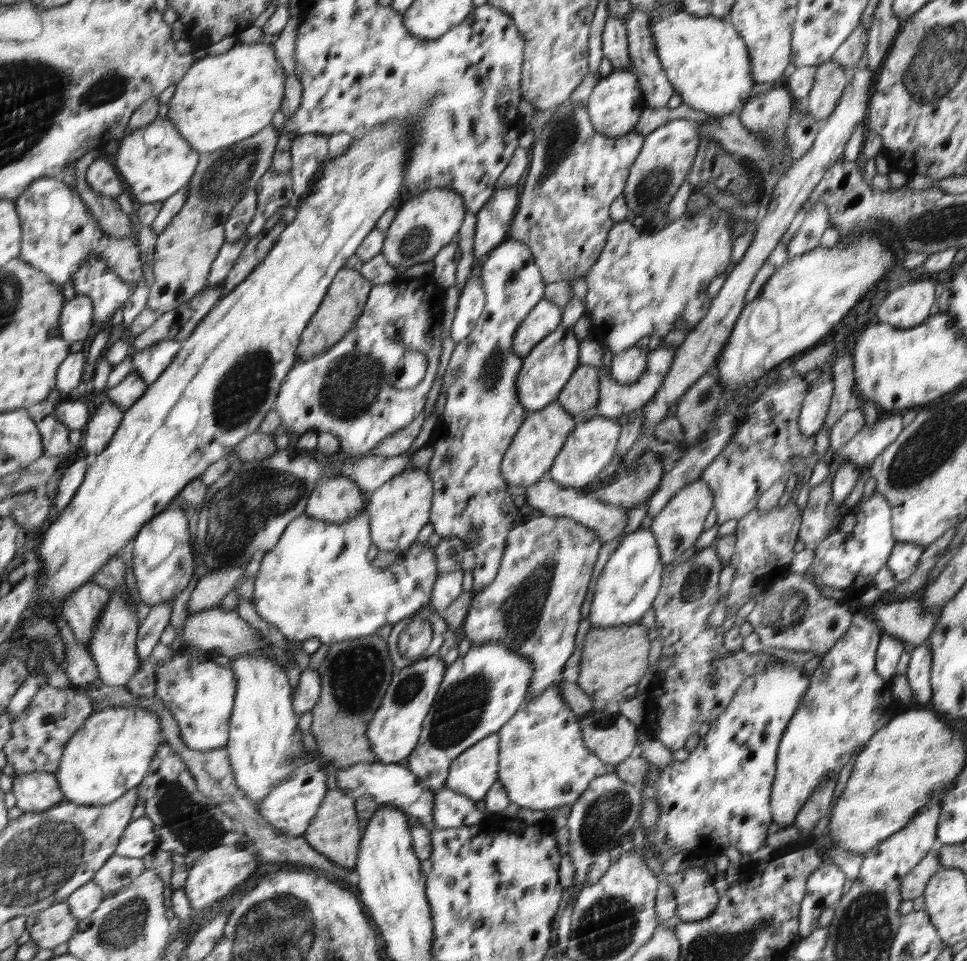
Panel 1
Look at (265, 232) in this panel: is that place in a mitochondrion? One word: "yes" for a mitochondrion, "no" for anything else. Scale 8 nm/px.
no

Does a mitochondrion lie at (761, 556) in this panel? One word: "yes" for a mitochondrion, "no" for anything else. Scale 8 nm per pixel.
no

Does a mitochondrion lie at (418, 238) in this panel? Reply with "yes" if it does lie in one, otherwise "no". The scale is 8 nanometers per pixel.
yes

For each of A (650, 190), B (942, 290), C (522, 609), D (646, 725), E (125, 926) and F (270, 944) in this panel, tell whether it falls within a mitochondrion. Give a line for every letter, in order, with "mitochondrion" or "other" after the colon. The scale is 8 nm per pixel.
A: mitochondrion
B: other
C: mitochondrion
D: other
E: mitochondrion
F: mitochondrion

